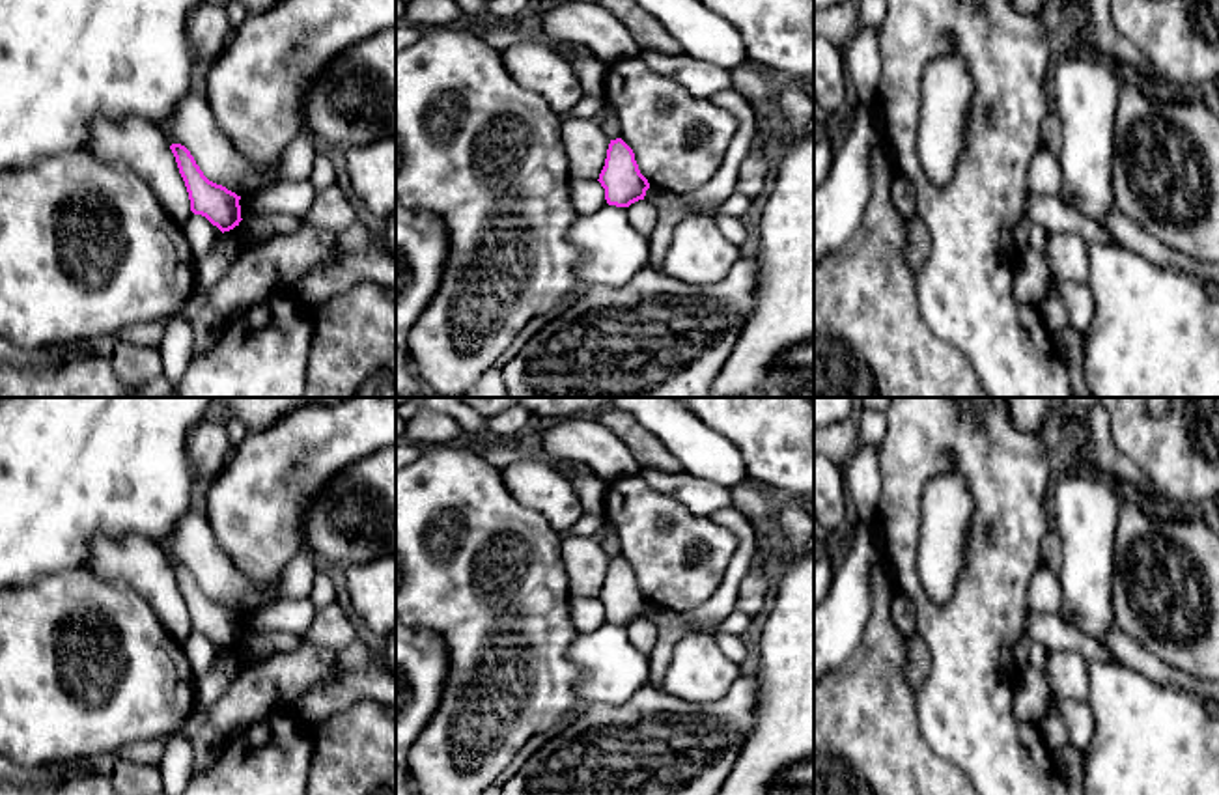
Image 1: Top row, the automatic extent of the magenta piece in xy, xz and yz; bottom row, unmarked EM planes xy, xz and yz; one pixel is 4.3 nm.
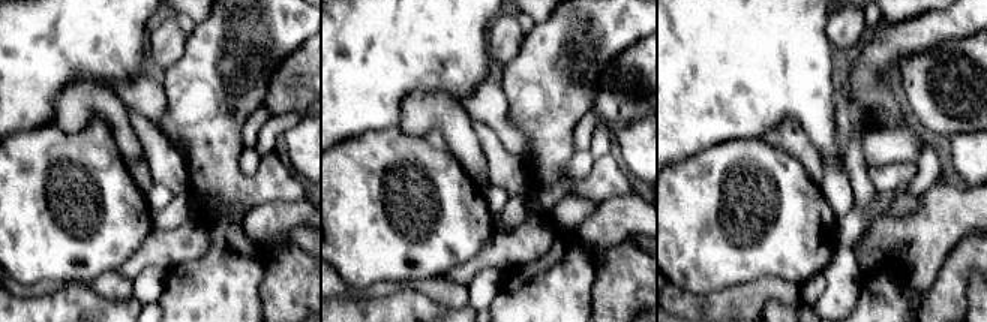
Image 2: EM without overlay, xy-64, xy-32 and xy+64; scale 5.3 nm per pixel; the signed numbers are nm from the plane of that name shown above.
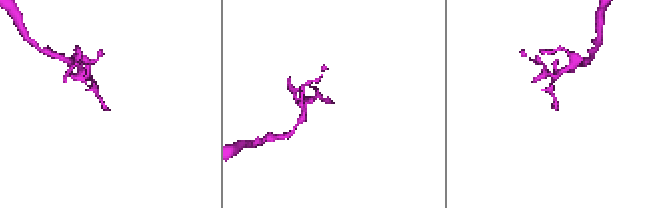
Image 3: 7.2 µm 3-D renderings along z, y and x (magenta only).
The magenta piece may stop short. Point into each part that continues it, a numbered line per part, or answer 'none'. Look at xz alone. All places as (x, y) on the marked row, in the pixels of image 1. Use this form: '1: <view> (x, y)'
none

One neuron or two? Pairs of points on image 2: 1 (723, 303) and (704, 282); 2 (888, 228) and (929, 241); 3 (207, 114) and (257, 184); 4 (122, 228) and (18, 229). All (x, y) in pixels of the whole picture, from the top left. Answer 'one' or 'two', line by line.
1: two
2: one
3: one
4: one

